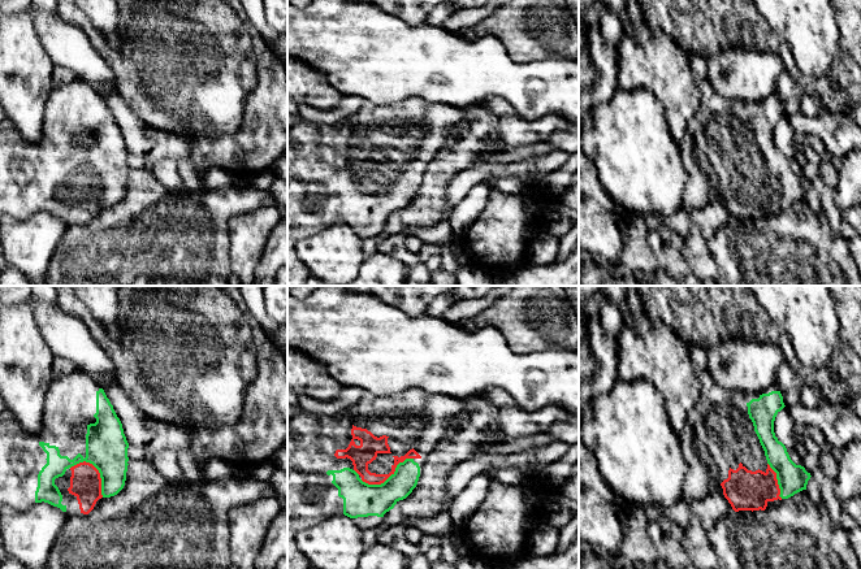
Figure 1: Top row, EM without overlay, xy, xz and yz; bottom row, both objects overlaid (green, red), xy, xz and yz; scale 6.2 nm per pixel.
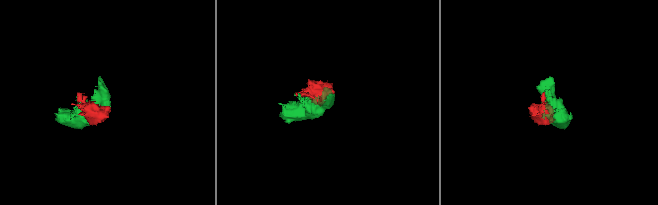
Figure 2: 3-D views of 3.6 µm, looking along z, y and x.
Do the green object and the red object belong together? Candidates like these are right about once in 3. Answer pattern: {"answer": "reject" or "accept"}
{"answer": "accept"}

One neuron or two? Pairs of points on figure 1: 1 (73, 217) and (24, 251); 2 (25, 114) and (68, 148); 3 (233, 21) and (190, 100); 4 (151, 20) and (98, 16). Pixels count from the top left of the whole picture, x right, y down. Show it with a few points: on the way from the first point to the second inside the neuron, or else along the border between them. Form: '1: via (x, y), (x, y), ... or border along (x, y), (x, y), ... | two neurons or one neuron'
1: border along (35, 211), (47, 211), (56, 214), (68, 225) | two neurons
2: border along (46, 107), (42, 138), (31, 144) | two neurons
3: via (211, 35), (190, 56), (190, 78) | one neuron
4: border along (120, 17), (122, 42), (119, 48) | two neurons

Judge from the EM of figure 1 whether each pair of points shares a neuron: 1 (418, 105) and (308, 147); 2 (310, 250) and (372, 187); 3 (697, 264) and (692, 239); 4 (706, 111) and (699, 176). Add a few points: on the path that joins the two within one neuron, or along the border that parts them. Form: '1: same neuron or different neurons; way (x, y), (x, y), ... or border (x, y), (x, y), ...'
1: same neuron; way (420, 143), (409, 151), (350, 151), (346, 148)
2: different neurons; border (351, 226), (332, 224), (307, 235)
3: same neuron; way (697, 257), (695, 246)
4: same neuron; way (702, 126), (697, 133), (697, 160)

